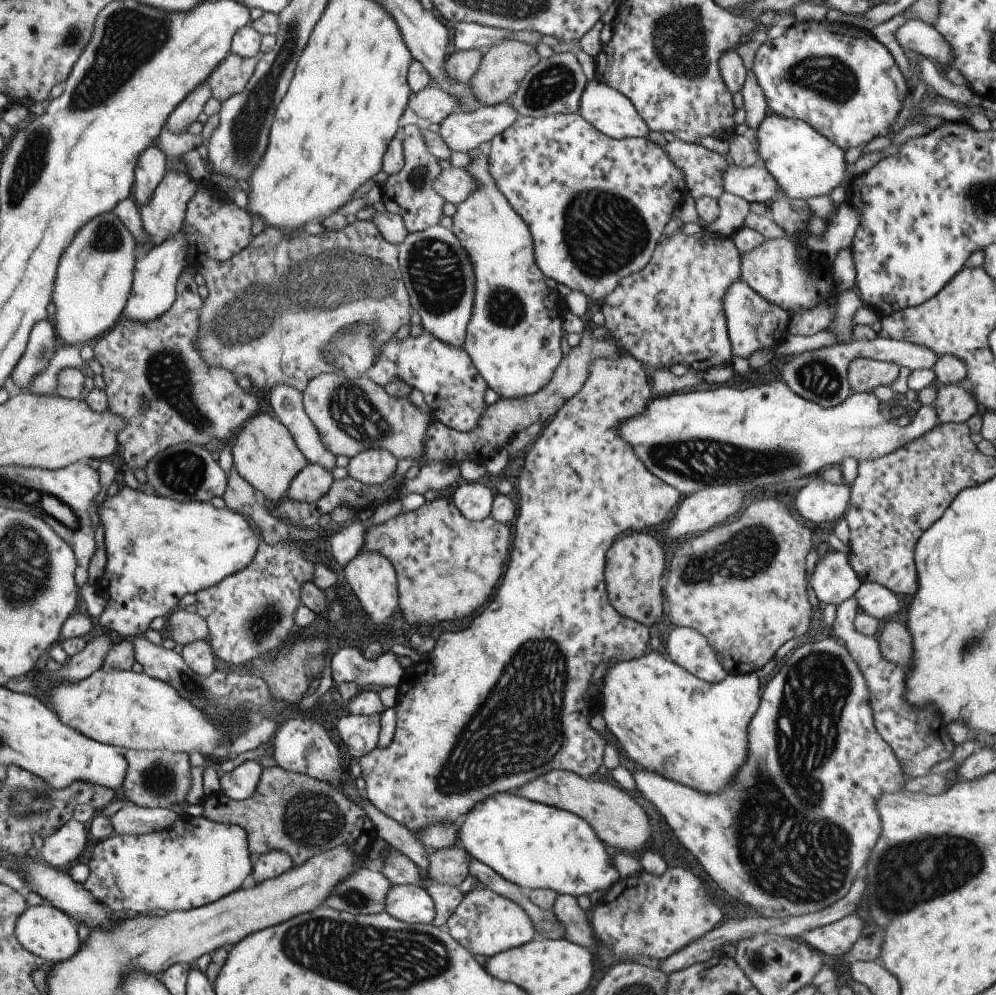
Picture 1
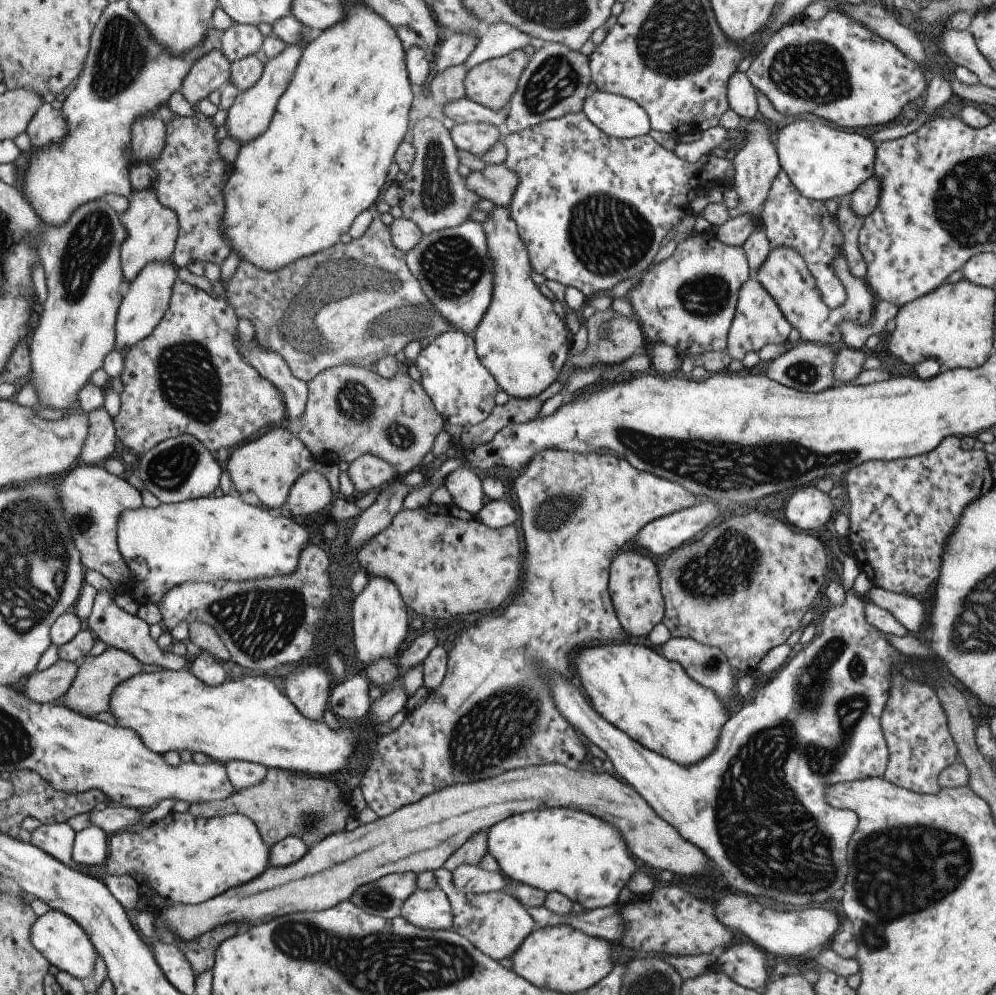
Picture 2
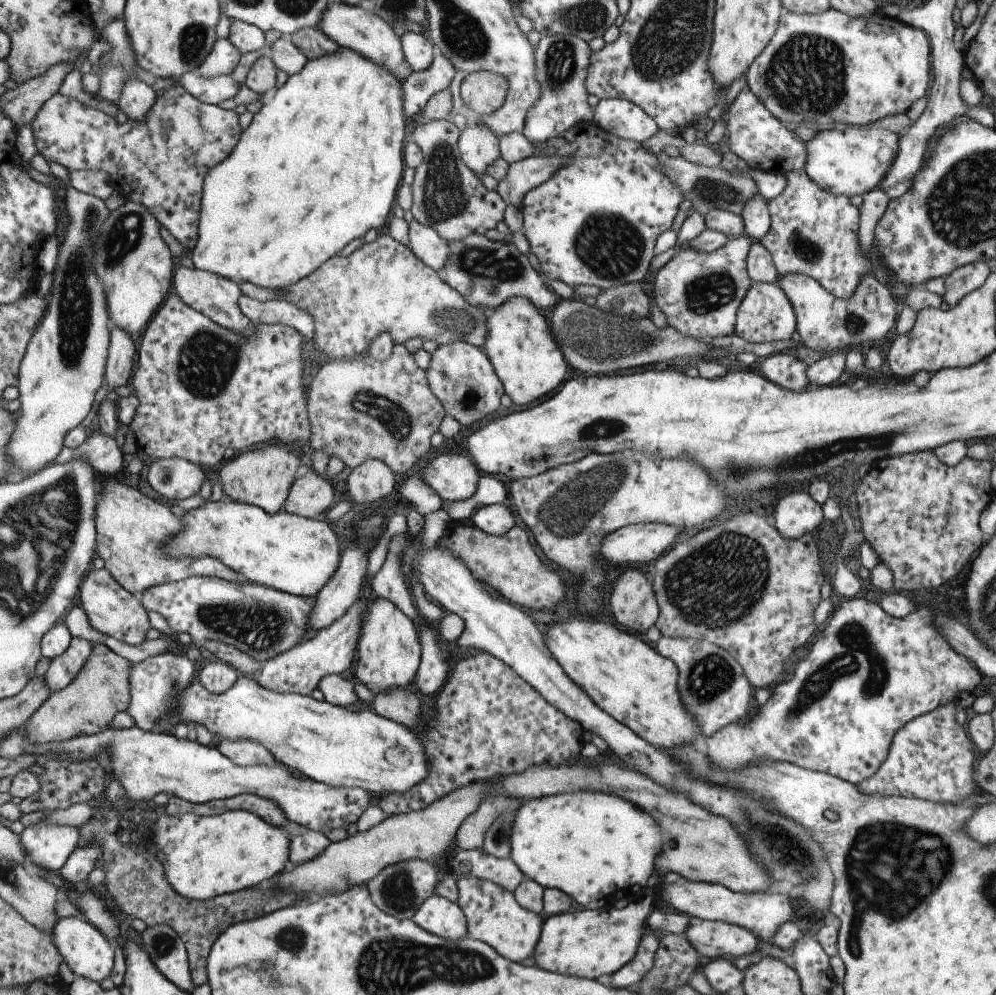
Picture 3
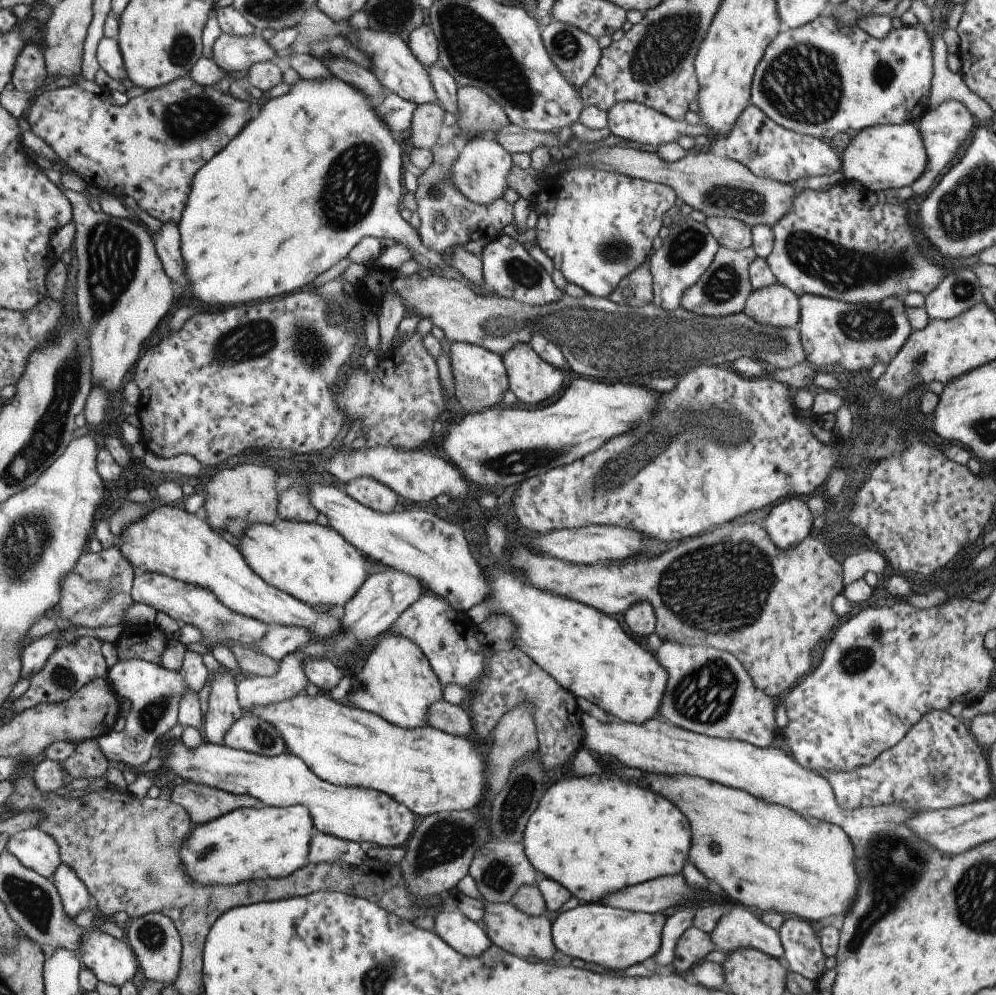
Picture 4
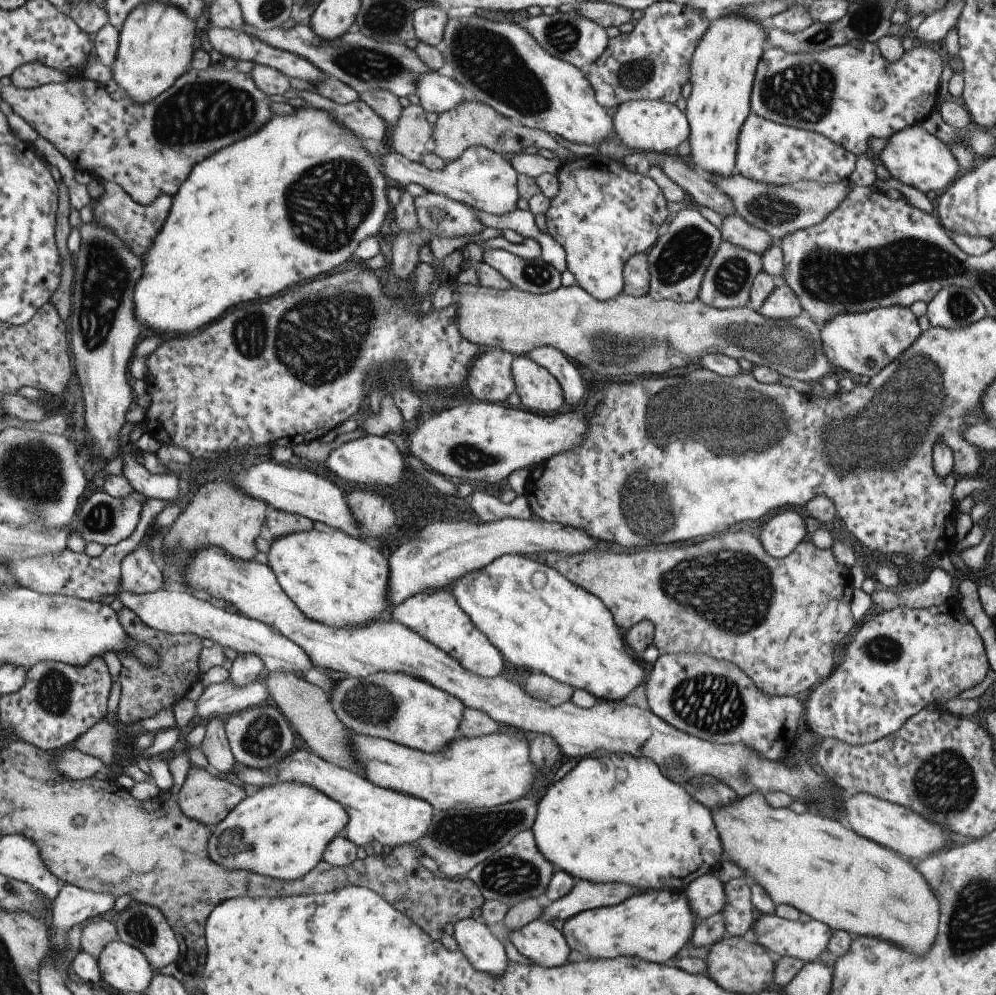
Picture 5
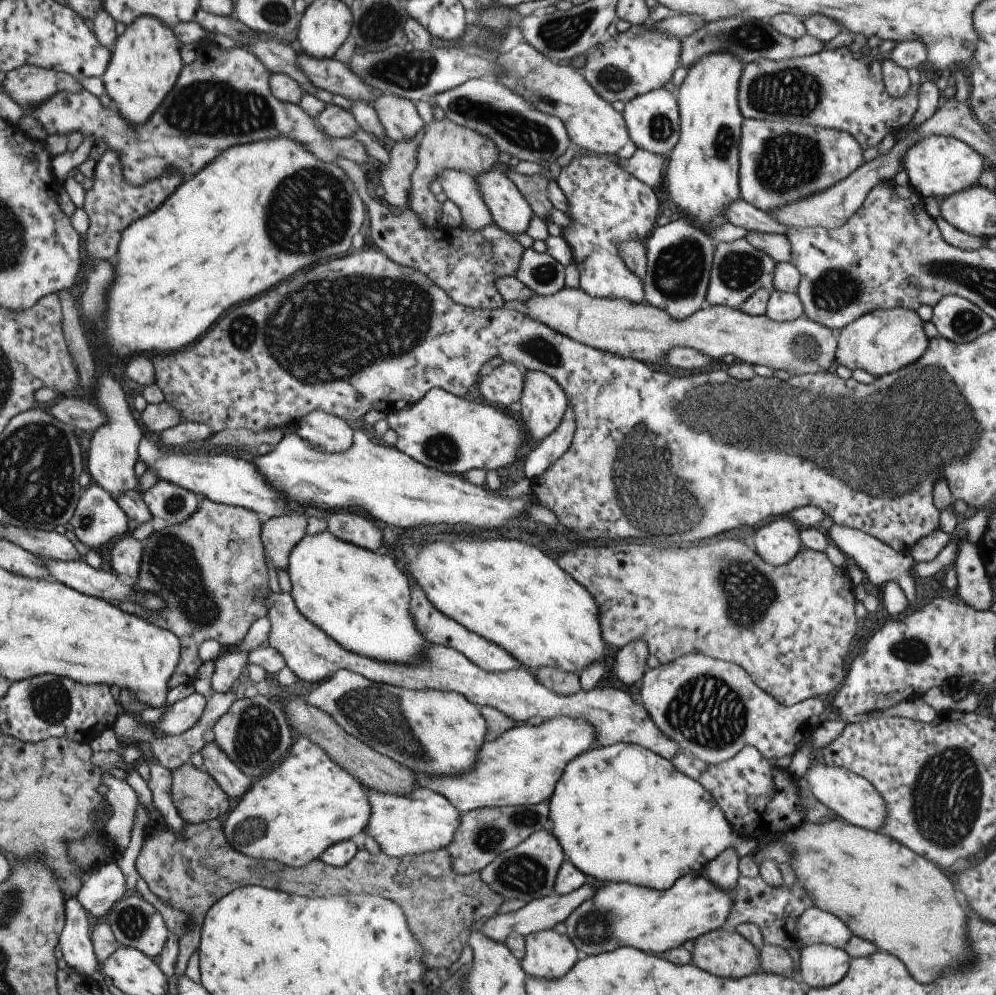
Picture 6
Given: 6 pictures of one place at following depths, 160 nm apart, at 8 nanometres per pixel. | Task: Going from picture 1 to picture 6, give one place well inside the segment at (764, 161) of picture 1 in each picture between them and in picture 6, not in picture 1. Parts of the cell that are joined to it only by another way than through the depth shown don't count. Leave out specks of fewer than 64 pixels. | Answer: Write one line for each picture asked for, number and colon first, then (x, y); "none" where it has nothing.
2: (821, 162)
3: (850, 161)
4: (884, 156)
5: (913, 156)
6: (936, 165)

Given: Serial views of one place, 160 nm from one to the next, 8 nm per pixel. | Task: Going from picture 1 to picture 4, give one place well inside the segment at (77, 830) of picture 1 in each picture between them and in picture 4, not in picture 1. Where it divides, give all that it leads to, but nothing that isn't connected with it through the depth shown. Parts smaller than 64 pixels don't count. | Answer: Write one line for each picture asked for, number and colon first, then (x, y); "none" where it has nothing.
2: (56, 839)
3: (47, 846)
4: (36, 850)

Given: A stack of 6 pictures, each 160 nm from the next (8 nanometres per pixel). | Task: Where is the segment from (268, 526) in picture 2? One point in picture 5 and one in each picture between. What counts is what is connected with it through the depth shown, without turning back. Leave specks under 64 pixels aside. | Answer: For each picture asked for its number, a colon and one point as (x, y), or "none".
3: (289, 553)
4: (312, 563)
5: (333, 578)

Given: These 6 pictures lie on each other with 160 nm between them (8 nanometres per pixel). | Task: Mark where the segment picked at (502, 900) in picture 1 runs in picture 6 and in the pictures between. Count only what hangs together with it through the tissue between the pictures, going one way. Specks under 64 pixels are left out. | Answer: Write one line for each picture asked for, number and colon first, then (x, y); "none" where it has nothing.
2: (495, 923)
3: (493, 916)
4: (513, 931)
5: (538, 941)
6: (547, 955)

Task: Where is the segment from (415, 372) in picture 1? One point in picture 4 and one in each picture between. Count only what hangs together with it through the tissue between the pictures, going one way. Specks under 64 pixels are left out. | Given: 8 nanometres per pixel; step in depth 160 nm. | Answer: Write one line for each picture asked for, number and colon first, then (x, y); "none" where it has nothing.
2: (462, 391)
3: (460, 375)
4: (479, 377)

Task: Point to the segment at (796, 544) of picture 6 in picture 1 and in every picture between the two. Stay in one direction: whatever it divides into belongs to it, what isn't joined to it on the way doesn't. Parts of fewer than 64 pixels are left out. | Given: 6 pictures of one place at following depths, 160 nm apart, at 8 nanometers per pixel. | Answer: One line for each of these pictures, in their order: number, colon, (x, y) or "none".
1: (820, 501)
2: (807, 508)
3: (796, 514)
4: (789, 522)
5: (782, 532)

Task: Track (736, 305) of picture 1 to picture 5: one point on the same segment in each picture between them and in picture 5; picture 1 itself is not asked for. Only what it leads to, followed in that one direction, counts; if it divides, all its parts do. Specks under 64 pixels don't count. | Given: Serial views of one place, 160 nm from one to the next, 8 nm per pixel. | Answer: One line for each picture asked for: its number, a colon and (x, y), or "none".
2: (757, 322)
3: (764, 315)
4: (775, 306)
5: (781, 304)

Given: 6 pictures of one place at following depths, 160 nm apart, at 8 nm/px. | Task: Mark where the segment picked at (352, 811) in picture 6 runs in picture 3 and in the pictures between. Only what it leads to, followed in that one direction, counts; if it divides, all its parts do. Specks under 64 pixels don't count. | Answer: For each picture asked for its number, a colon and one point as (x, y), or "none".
3: (203, 857)
4: (246, 844)
5: (279, 831)

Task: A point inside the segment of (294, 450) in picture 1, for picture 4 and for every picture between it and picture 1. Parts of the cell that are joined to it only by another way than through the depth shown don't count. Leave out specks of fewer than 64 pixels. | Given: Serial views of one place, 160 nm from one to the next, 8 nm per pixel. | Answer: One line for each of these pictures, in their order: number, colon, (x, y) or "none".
2: (267, 465)
3: (261, 477)
4: (247, 492)

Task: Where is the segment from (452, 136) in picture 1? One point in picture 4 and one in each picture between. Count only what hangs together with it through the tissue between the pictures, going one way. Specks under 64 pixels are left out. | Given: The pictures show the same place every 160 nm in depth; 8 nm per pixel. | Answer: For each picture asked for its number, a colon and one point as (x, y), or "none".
2: (476, 138)
3: (478, 147)
4: (480, 171)

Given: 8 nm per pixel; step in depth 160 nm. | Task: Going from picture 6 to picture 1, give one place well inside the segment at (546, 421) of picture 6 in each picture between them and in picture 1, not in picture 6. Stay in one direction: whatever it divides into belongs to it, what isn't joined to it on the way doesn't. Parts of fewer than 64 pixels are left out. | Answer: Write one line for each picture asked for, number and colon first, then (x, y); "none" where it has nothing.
1: (513, 336)
2: (522, 341)
3: (519, 345)
4: (532, 380)
5: (539, 391)

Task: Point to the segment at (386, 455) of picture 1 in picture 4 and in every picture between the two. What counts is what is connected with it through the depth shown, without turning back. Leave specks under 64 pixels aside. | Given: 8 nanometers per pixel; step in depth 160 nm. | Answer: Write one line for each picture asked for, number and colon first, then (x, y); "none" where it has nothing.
2: (366, 472)
3: (370, 481)
4: (371, 493)

